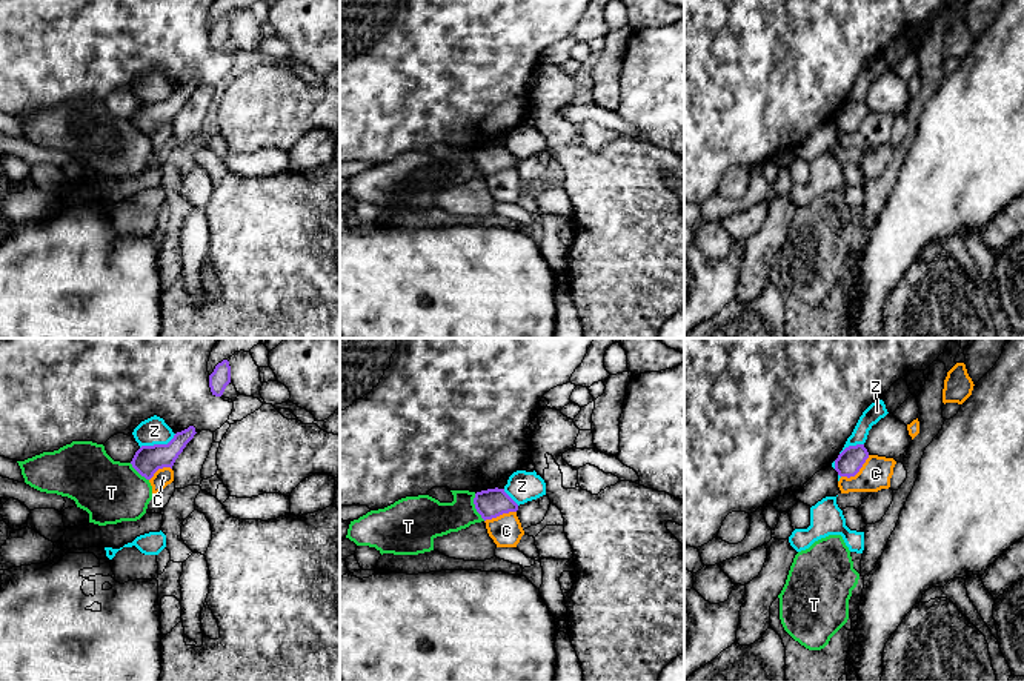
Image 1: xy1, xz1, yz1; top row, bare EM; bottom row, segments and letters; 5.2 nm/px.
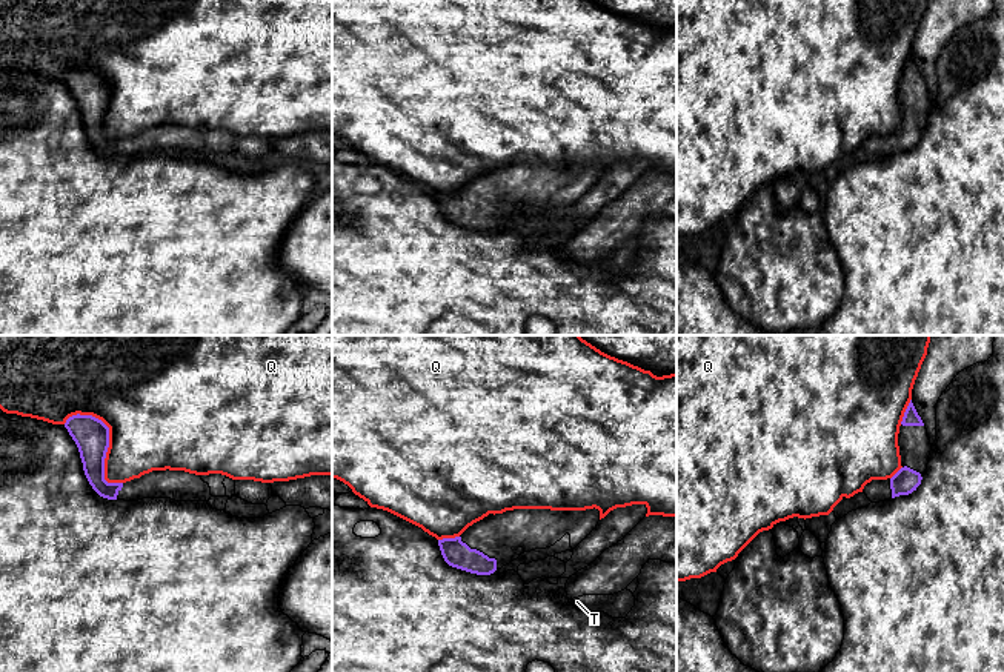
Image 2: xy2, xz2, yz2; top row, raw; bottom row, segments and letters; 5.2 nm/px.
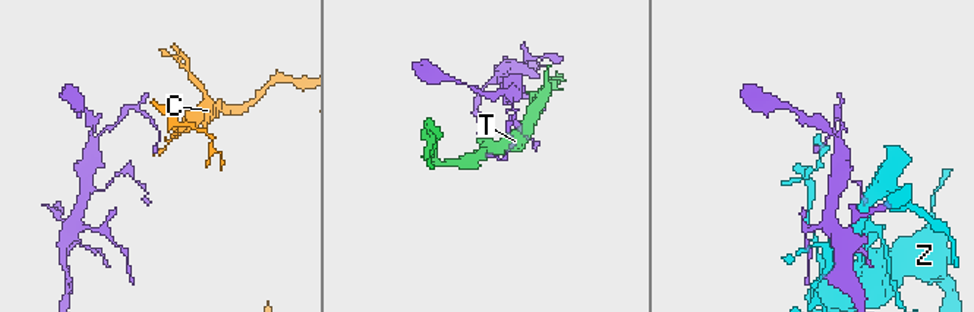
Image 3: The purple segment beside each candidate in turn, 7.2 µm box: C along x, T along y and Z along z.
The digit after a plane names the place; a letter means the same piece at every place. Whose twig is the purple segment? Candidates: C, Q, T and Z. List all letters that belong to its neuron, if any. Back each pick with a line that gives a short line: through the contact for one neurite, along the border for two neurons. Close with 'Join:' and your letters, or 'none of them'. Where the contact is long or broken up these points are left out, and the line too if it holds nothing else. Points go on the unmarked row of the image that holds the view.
Join: none of them

